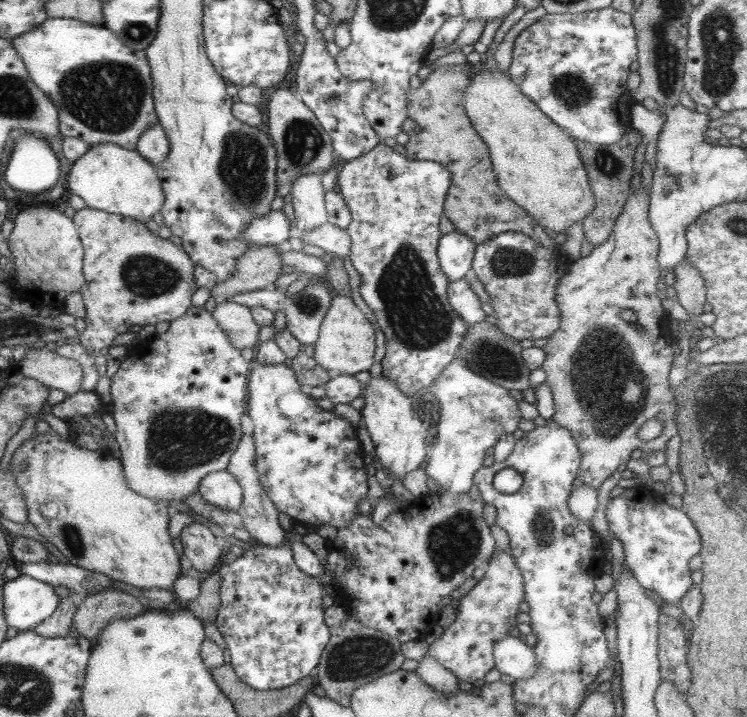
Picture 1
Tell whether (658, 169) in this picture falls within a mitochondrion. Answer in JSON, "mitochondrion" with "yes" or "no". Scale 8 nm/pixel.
{"mitochondrion":"no"}

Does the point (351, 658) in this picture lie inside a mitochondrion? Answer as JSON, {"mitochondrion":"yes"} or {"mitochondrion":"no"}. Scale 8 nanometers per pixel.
{"mitochondrion":"yes"}

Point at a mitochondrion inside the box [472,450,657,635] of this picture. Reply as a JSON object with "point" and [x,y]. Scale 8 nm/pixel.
{"point":[542,527]}

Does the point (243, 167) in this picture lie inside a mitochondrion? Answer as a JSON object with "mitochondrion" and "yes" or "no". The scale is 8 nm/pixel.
{"mitochondrion":"yes"}

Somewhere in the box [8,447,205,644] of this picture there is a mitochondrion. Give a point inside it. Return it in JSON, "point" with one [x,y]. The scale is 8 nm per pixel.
{"point":[72,538]}

